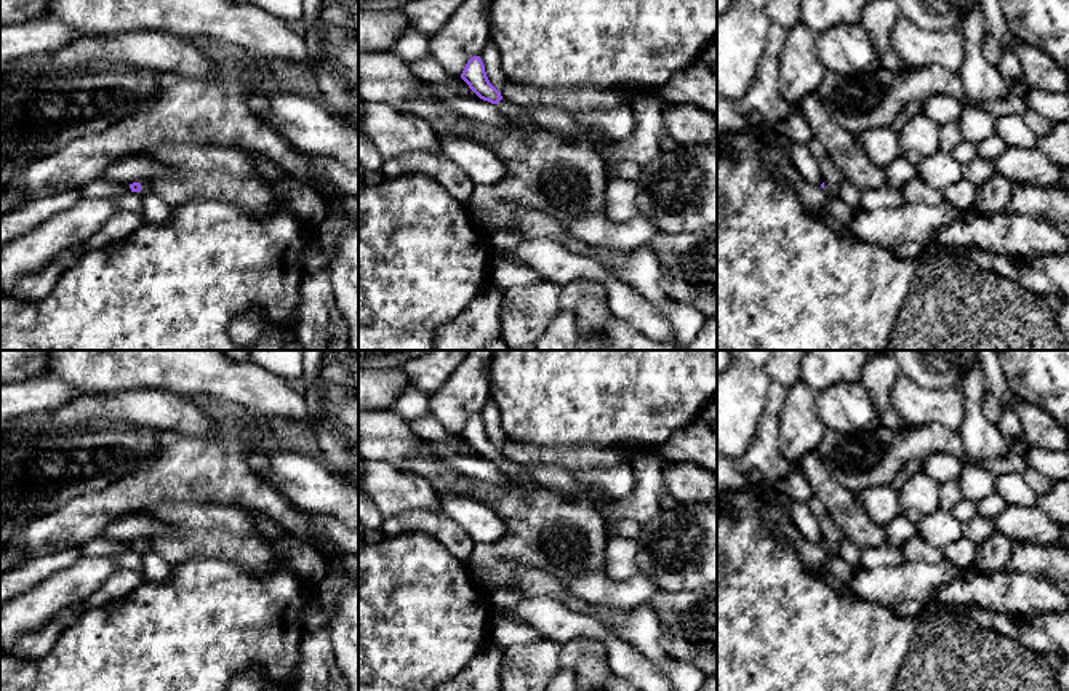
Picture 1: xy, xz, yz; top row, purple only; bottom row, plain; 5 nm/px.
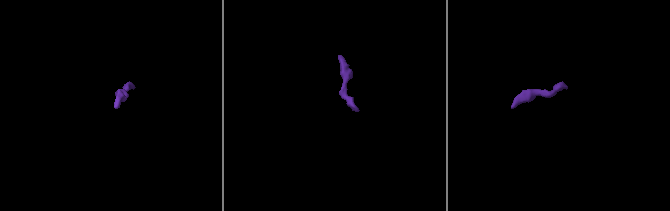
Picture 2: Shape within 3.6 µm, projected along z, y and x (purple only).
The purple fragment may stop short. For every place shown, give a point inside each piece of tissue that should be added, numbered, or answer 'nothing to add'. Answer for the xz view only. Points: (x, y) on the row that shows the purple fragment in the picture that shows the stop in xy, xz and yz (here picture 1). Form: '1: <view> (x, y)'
1: xz (519, 117)

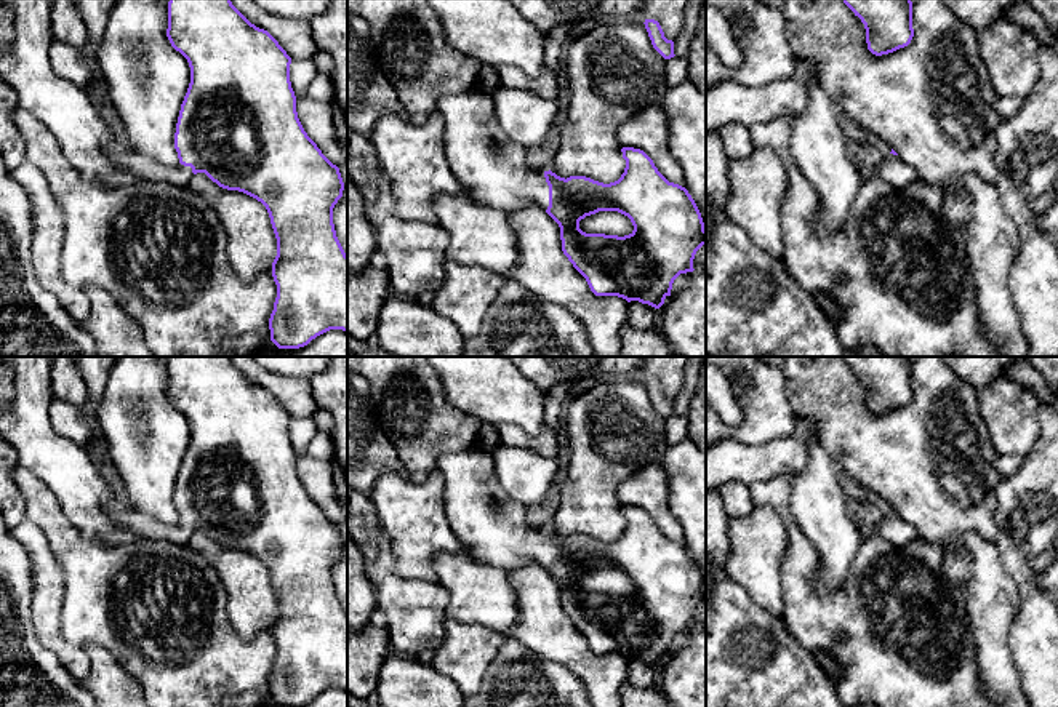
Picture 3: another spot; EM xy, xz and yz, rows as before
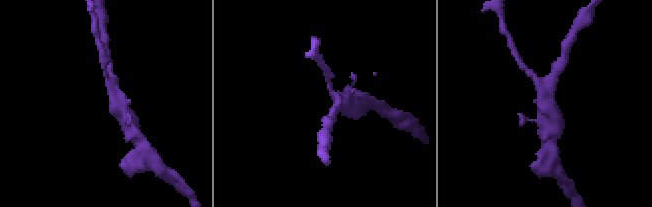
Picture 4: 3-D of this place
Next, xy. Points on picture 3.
1: xy (124, 155)

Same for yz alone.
1: yz (892, 170)

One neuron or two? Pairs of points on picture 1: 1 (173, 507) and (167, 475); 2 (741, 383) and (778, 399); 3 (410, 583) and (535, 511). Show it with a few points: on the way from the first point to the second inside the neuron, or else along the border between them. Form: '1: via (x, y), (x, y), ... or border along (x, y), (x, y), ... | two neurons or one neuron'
1: border along (208, 503), (159, 501), (146, 506), (138, 514) | two neurons
2: border along (772, 381), (757, 431) | two neurons
3: border along (464, 562), (471, 571) | two neurons

